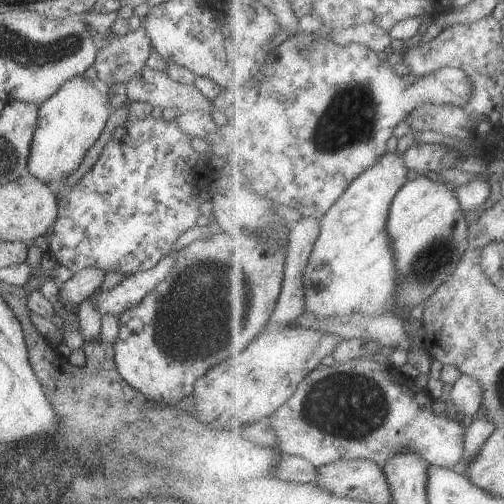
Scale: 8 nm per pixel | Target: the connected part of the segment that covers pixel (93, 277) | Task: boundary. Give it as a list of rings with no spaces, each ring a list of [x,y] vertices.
[[[86,268],[78,272],[67,282],[60,283],[59,296],[72,309],[90,299],[103,284],[105,274],[98,268]]]

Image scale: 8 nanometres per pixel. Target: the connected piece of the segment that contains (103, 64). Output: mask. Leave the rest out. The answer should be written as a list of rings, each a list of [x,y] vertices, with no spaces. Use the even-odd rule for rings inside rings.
[[[142,26],[125,36],[109,35],[93,65],[98,75],[97,82],[104,89],[114,84],[128,84],[145,68],[151,51],[150,38]]]

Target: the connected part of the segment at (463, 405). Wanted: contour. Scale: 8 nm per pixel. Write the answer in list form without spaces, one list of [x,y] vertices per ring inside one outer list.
[[[464,375],[460,381],[449,388],[447,395],[455,403],[459,412],[466,415],[467,420],[472,420],[478,416],[483,408],[484,388],[478,379],[469,375]]]

